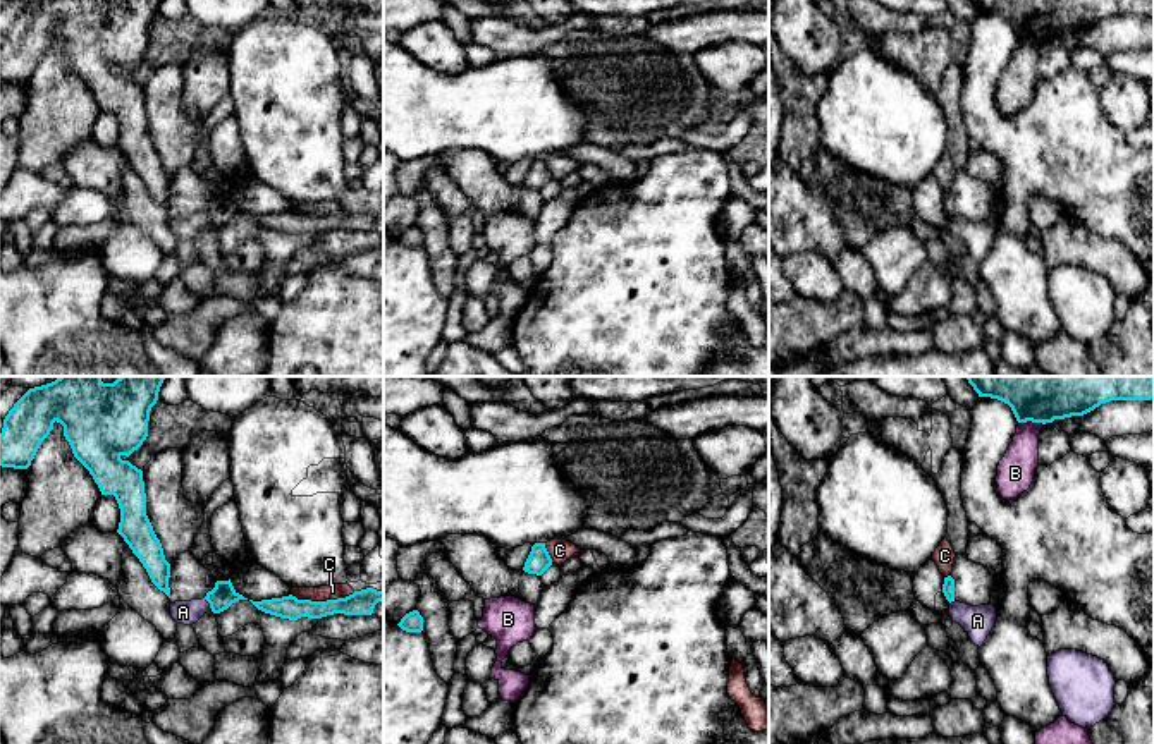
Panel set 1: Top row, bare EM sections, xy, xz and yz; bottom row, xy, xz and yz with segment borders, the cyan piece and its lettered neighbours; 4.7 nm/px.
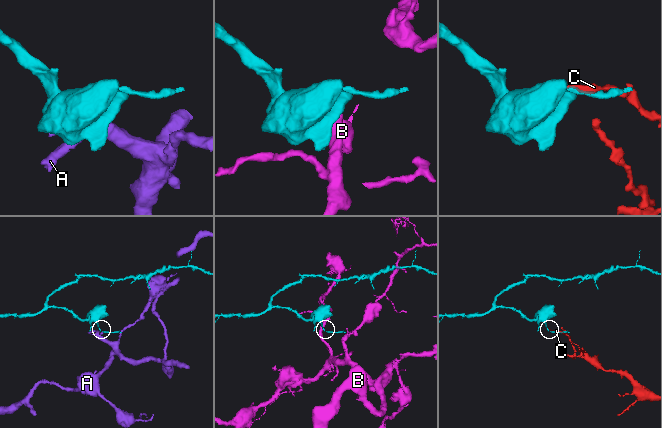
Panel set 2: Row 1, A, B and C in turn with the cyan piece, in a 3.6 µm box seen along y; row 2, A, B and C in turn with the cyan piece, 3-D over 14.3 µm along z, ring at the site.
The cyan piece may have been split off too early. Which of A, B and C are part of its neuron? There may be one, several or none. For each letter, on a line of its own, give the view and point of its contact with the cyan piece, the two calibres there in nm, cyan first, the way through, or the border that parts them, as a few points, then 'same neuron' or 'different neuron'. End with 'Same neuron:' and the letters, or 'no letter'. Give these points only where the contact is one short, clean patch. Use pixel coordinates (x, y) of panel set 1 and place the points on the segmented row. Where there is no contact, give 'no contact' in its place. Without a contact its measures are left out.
A: meets cyan in xy at (210, 605); 110 nm thick on the cyan side, 110 nm on the other; border along xy (203, 598), (212, 610); different neuron
B: meets cyan in yz at (1031, 420); 420 nm thick on the cyan side, 170 nm on the other; different neuron
C: meets cyan in xy at (322, 602); 120 nm thick on the cyan side, 70 nm on the other; different neuron
Same neuron: no letter

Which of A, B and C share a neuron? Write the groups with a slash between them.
A / B / C

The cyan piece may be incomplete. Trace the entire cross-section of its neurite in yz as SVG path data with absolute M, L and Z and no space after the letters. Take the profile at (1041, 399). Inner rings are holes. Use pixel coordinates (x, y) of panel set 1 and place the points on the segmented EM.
M967 376L979 397L1008 404L1018 423L1083 416L1111 400L1154 399L1154 376Z

